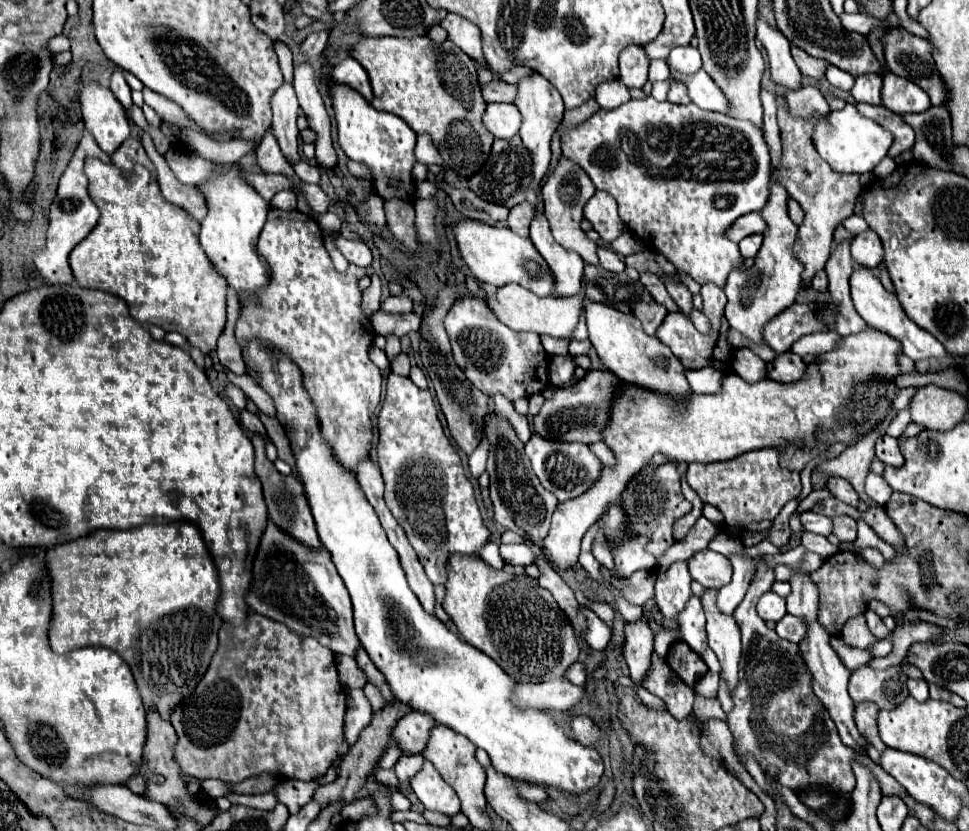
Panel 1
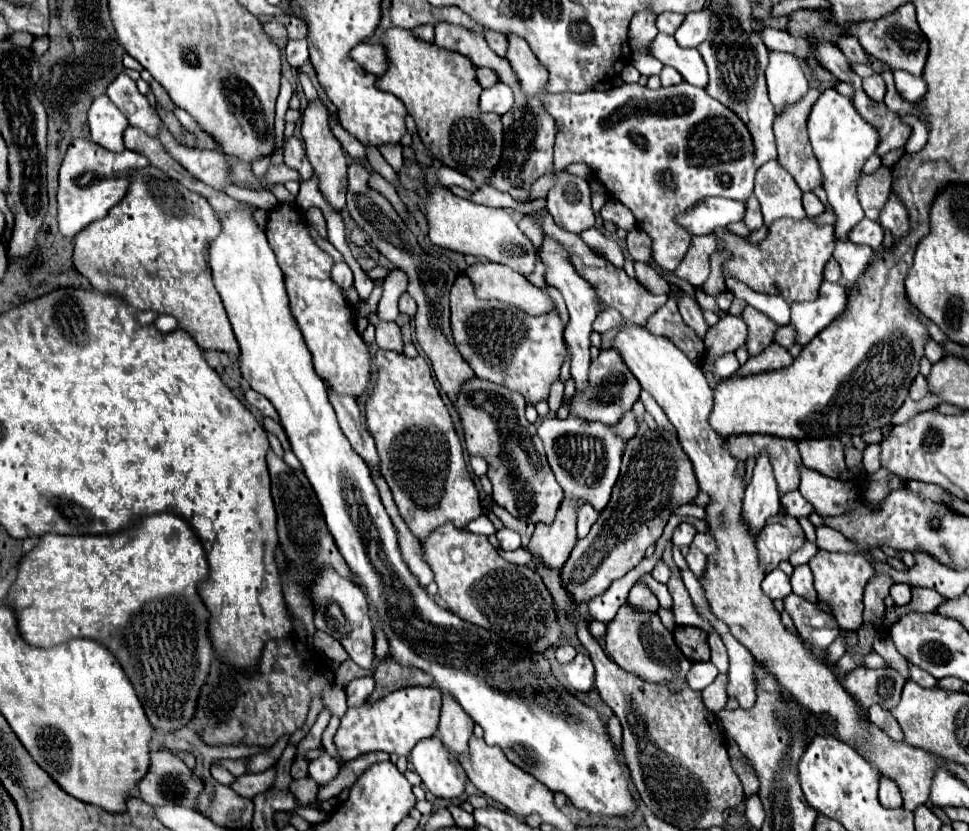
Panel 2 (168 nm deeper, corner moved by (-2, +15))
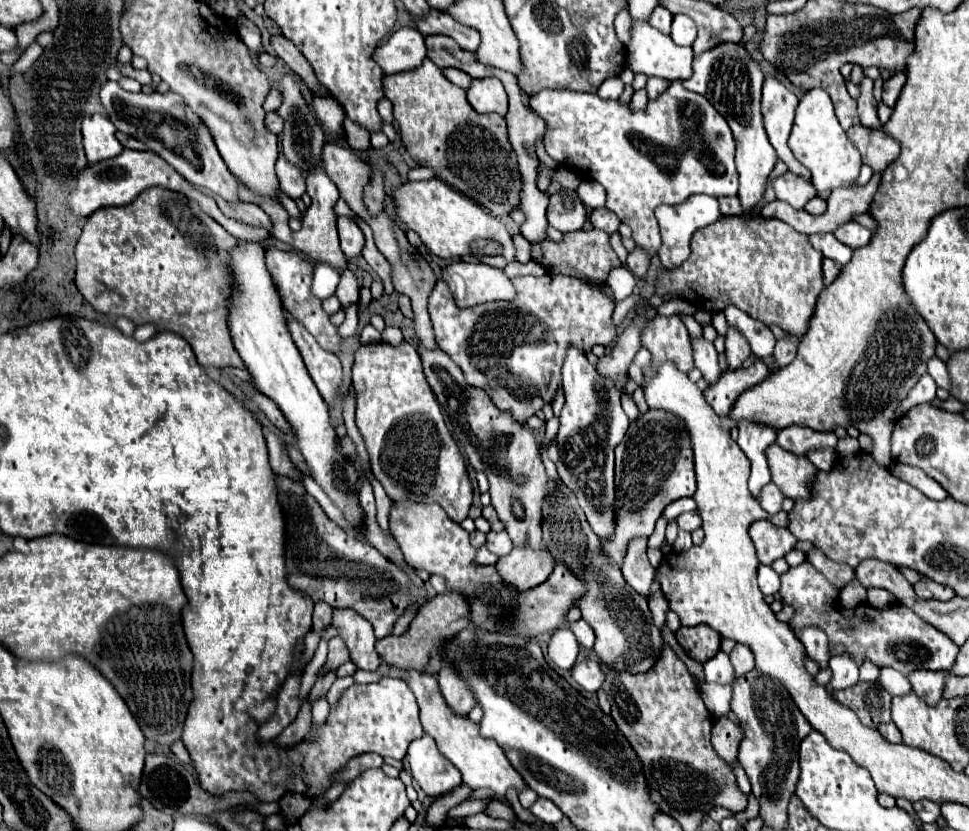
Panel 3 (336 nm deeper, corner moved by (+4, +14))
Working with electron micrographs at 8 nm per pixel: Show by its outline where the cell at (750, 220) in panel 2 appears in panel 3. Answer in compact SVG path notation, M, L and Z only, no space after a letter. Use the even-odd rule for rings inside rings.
M723 43L693 63L693 75L685 81L681 81L685 89L697 91L703 97L709 97L709 103L727 119L735 143L737 143L737 171L739 171L739 199L745 209L755 207L763 195L767 181L771 177L771 171L777 163L777 153L769 145L769 139L765 137L765 129L761 125L761 87L763 87L763 73L759 65L749 57L743 45L737 43Z

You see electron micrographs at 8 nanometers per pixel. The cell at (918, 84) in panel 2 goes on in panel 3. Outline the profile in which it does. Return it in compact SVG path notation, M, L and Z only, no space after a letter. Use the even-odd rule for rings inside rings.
M895 71L895 75L883 83L883 103L885 103L887 107L893 109L897 97L899 97L903 85L905 85L905 79L907 79L907 77L905 77L903 71Z

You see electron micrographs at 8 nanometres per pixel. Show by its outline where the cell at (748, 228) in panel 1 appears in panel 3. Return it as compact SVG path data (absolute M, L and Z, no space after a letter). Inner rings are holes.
M691 195L679 205L659 205L655 209L655 217L657 217L659 229L661 229L661 247L659 247L657 255L659 255L665 269L675 269L683 261L687 261L687 257L691 253L689 241L691 241L693 233L711 225L713 221L717 221L721 217L721 211L719 211L719 203L717 203L715 197L711 197L711 195Z

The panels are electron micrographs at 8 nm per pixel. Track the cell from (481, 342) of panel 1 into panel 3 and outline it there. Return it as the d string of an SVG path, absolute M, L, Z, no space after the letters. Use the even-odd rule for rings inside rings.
M547 273L543 277L520 276L511 279L517 295L511 301L493 301L475 305L469 309L459 309L449 293L445 281L437 281L435 289L429 295L429 317L435 331L435 341L443 353L447 353L457 367L463 371L465 381L471 387L483 389L493 405L509 413L517 423L525 425L529 417L543 409L545 403L551 403L559 385L561 385L561 367L567 355L569 345L589 353L593 345L611 345L617 337L617 327L613 325L615 303L593 285L573 279L567 275Z

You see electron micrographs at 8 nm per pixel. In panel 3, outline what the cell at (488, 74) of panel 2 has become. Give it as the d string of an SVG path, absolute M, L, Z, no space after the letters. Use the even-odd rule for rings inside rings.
M449 67L449 69L441 69L441 71L443 71L443 75L445 75L451 83L455 83L455 85L467 89L471 77L469 77L465 71L461 71L461 69L451 69L451 67Z

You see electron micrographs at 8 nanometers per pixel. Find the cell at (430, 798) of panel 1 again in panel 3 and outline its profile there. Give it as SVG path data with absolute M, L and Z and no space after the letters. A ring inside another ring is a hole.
M423 735L409 745L407 759L413 779L431 797L439 797L461 783L461 773L439 753L429 735Z

